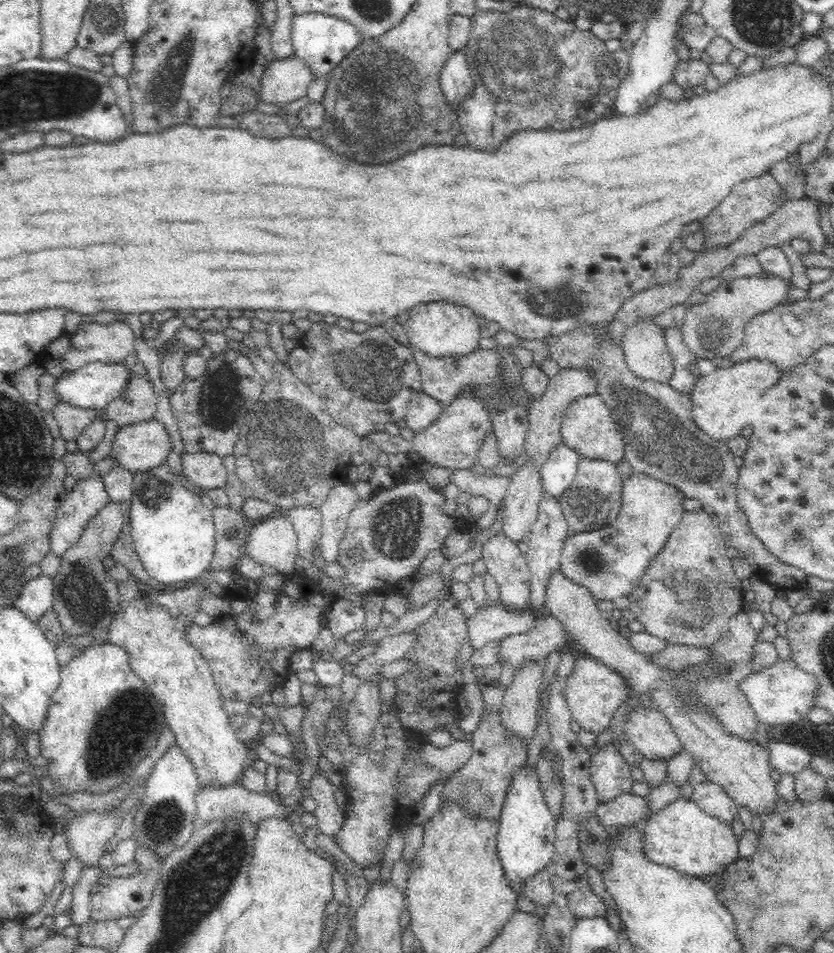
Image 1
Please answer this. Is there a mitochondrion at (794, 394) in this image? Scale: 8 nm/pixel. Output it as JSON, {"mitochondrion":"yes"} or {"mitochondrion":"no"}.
{"mitochondrion":"no"}

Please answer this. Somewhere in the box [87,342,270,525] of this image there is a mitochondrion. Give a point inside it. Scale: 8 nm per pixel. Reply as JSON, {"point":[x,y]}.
{"point":[155,492]}

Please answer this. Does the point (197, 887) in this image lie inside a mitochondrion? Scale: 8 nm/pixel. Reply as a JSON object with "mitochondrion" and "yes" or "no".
{"mitochondrion":"yes"}

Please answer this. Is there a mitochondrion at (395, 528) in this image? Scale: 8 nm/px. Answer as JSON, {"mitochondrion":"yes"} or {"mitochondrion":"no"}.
{"mitochondrion":"yes"}

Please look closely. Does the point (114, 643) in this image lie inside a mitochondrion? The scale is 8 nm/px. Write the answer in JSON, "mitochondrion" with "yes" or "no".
{"mitochondrion":"no"}

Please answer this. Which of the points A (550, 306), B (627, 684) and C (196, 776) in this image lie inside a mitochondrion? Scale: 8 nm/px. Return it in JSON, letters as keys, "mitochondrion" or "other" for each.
{"A":"mitochondrion","B":"other","C":"other"}

